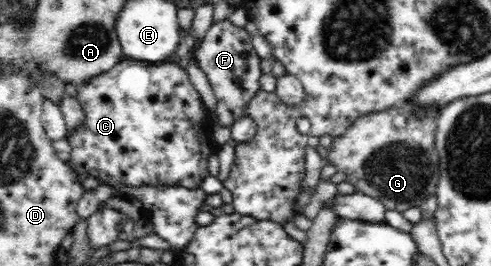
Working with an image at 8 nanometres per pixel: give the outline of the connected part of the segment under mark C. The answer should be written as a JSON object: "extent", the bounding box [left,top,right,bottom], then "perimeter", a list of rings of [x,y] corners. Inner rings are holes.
{"extent":[66,60,220,191],"perimeter":[[[126,60],[114,65],[108,72],[97,74],[96,77],[90,78],[87,82],[82,82],[76,87],[76,100],[80,103],[82,111],[84,111],[84,122],[76,128],[76,130],[68,130],[66,140],[70,143],[70,169],[74,170],[74,181],[83,186],[83,180],[86,177],[94,177],[100,181],[106,181],[108,185],[114,185],[116,191],[122,183],[130,185],[131,187],[138,187],[142,185],[152,186],[183,186],[186,189],[197,189],[200,187],[204,178],[209,174],[208,158],[211,154],[216,154],[220,150],[220,144],[211,138],[210,122],[207,118],[207,111],[202,100],[201,94],[196,90],[196,87],[190,82],[187,70],[182,68],[176,61],[166,61],[151,63],[148,61],[136,62],[136,60]]]}

